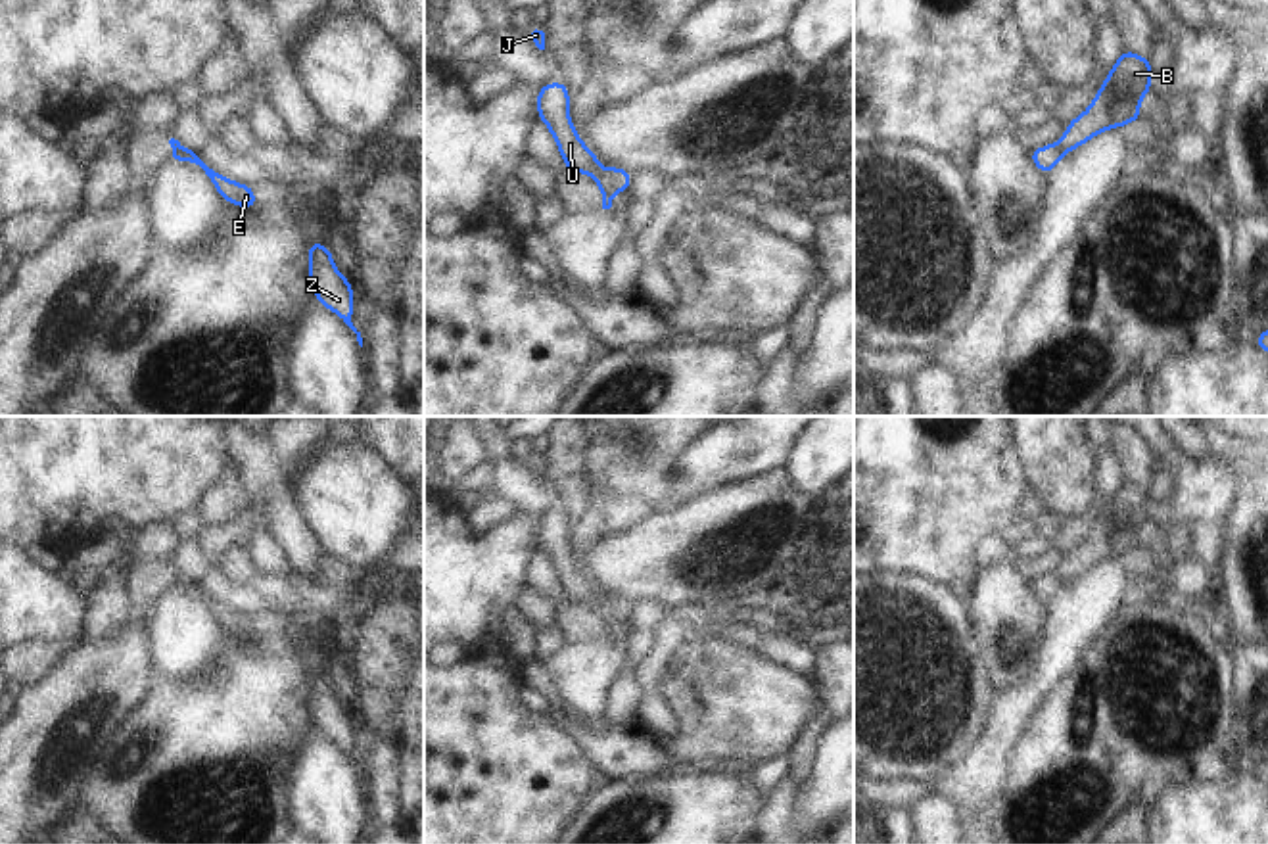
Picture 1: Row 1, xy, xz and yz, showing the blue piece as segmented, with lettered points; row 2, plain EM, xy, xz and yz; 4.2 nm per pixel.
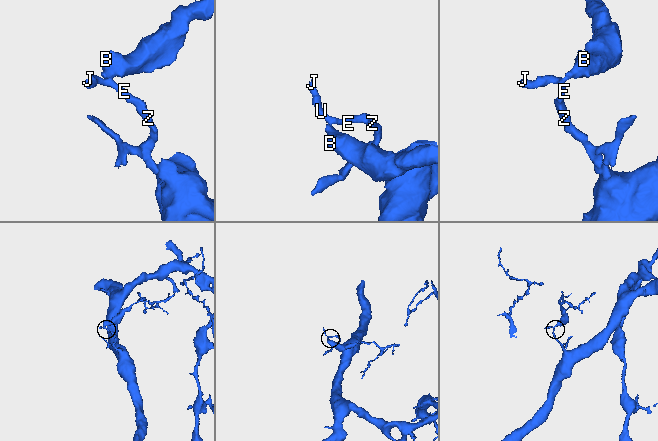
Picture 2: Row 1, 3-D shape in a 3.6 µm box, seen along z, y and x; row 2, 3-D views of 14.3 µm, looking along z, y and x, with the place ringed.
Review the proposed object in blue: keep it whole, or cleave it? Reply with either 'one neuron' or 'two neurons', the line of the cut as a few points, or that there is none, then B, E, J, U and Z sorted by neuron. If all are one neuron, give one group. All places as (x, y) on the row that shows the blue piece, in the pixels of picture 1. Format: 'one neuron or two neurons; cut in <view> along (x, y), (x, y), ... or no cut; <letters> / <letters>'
two neurons; cut in yz along (1056, 144), (1063, 152); B / E J U Z

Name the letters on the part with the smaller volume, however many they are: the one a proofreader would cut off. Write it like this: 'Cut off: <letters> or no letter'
Cut off: B.

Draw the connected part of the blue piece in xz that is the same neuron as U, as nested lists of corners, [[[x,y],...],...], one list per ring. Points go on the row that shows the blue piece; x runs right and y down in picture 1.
[[[549,82],[539,88],[537,115],[549,127],[564,165],[572,173],[591,175],[600,192],[610,196],[631,190],[631,173],[622,167],[604,169],[599,157],[581,142],[568,115],[570,92],[566,82]]]

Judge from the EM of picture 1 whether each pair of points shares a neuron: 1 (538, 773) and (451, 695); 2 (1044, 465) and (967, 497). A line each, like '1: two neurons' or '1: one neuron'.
1: one neuron
2: two neurons

